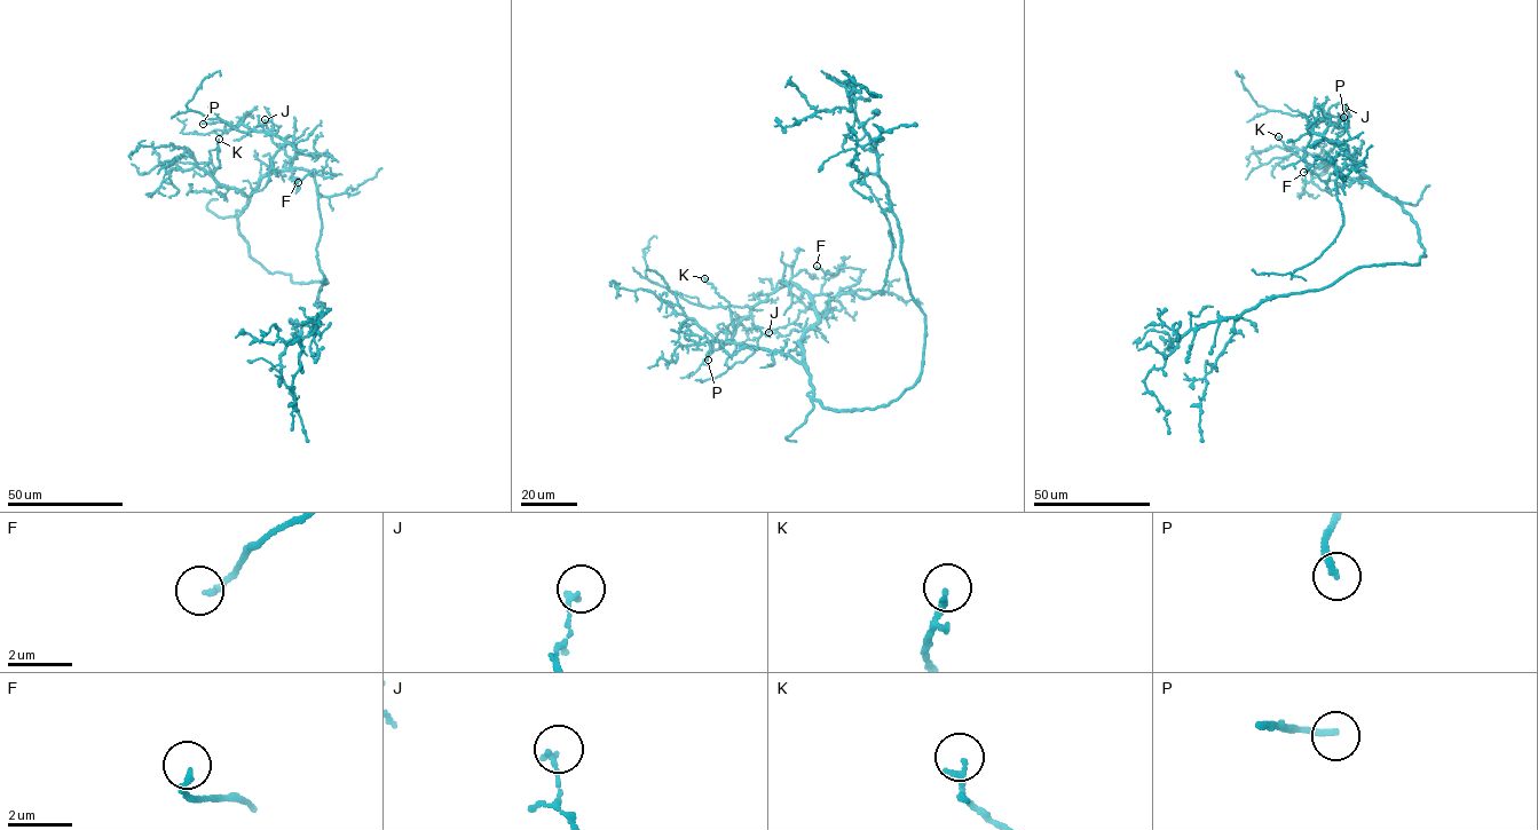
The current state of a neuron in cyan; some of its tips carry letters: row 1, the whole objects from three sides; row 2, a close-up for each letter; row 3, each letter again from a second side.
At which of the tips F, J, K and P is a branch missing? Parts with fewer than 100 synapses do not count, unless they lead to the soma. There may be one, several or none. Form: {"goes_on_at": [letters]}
{"goes_on_at": []}

